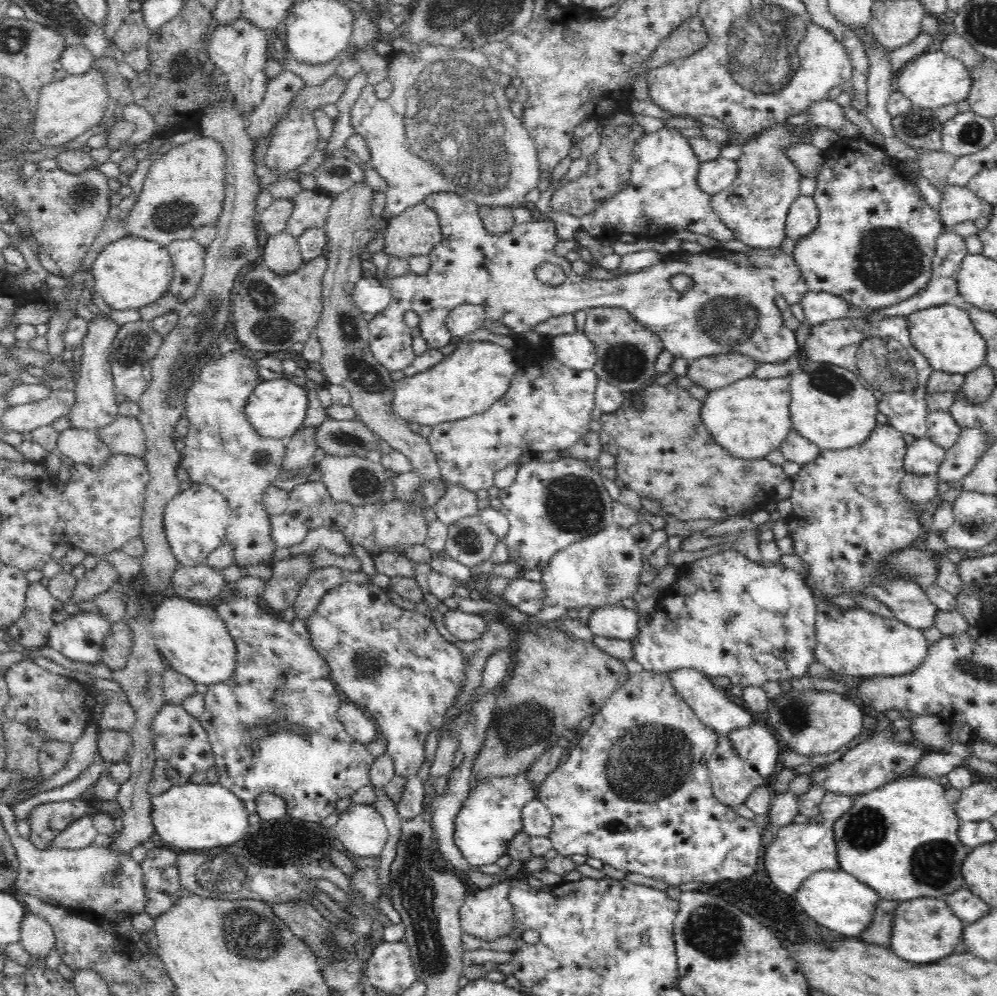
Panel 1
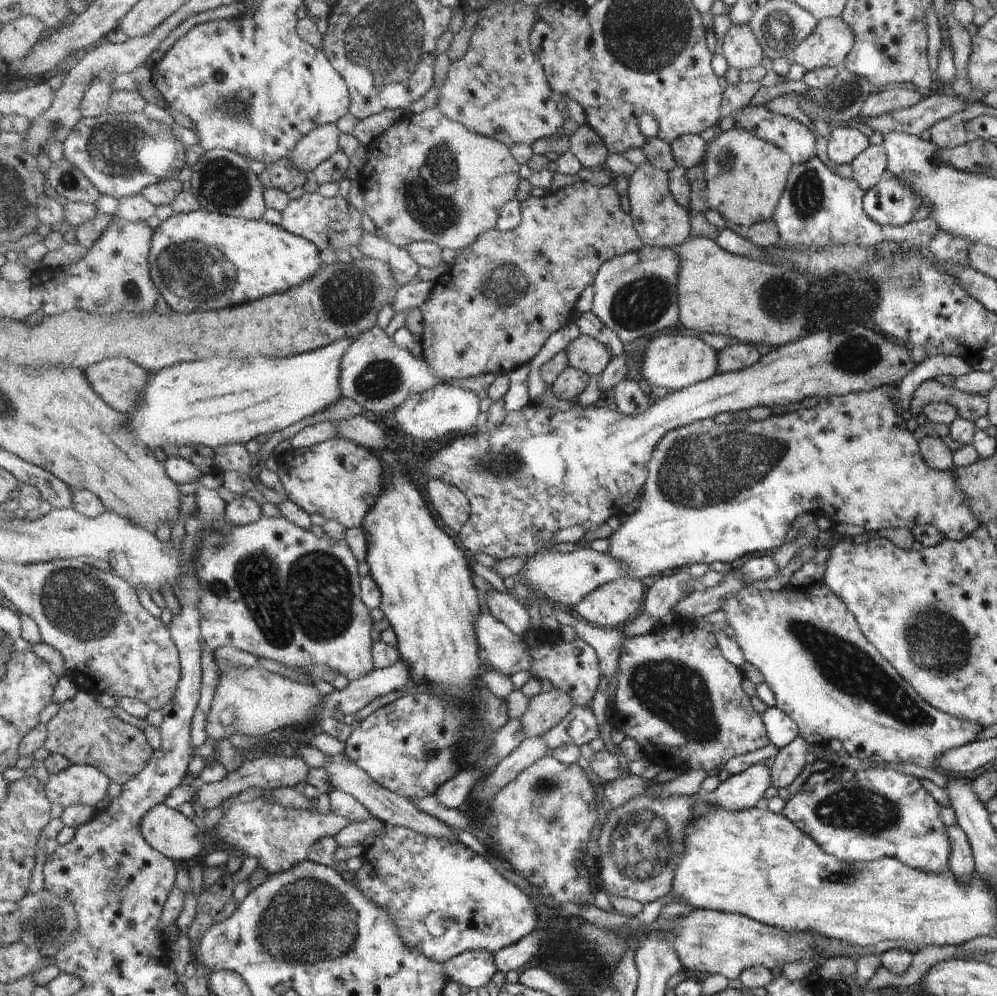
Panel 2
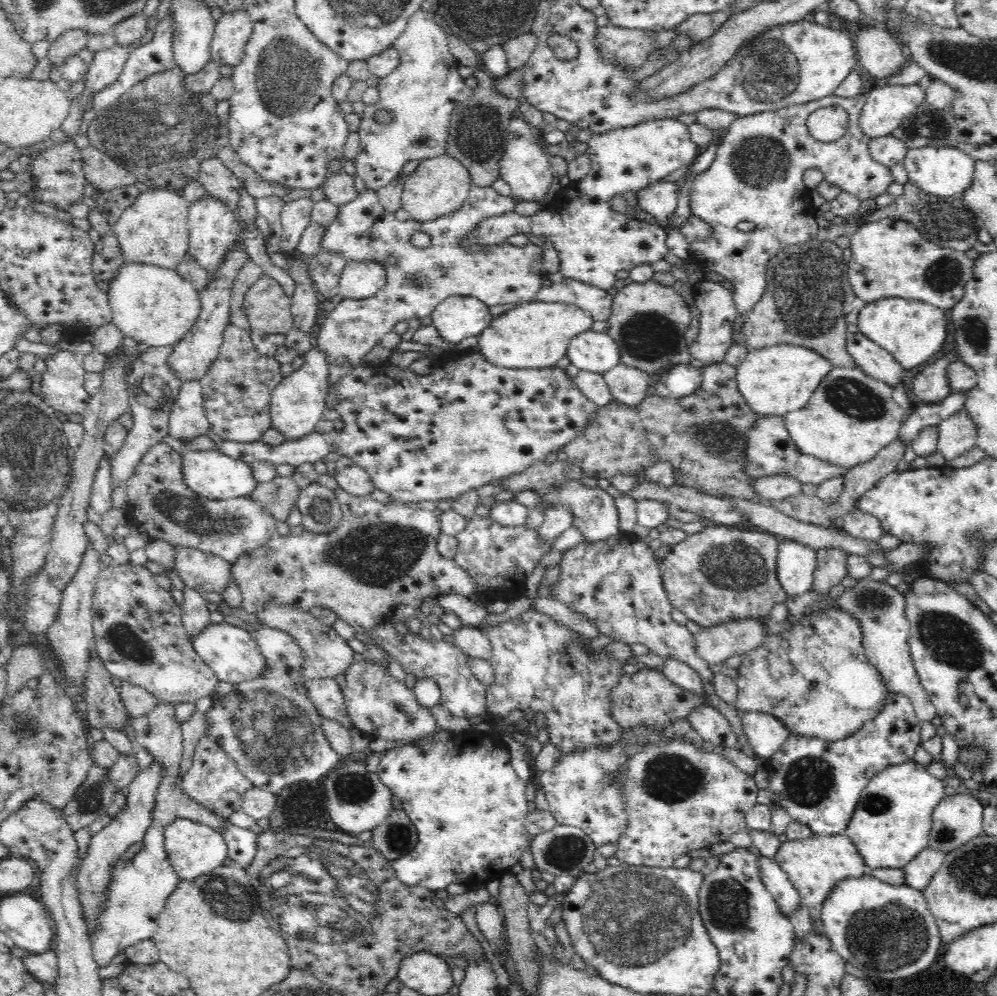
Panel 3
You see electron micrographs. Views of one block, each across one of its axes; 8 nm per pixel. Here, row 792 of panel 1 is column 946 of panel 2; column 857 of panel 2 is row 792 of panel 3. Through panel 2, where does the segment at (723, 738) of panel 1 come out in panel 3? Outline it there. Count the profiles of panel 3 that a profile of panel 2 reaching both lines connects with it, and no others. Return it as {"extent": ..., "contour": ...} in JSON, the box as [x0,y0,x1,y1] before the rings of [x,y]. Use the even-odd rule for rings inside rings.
{"extent":[615,738,760,867],"contour":[[[680,738],[672,743],[659,743],[630,758],[626,772],[620,776],[626,789],[626,811],[630,826],[618,842],[615,856],[632,866],[670,867],[676,857],[689,850],[708,848],[716,842],[728,842],[734,834],[747,830],[746,812],[758,802],[760,788],[754,775],[747,773],[723,756],[702,752]]]}

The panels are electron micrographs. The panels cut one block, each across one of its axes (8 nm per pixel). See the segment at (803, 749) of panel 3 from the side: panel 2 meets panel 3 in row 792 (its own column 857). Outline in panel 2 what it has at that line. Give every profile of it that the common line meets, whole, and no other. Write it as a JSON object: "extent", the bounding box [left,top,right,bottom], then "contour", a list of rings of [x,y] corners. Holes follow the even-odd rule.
{"extent":[780,764,948,873],"contour":[[[831,764],[823,771],[811,773],[785,803],[780,814],[804,832],[823,852],[834,856],[839,862],[895,857],[905,866],[926,873],[942,873],[948,866],[948,839],[938,815],[938,804],[924,792],[918,779],[895,769],[873,767],[850,772],[849,768]]]}

